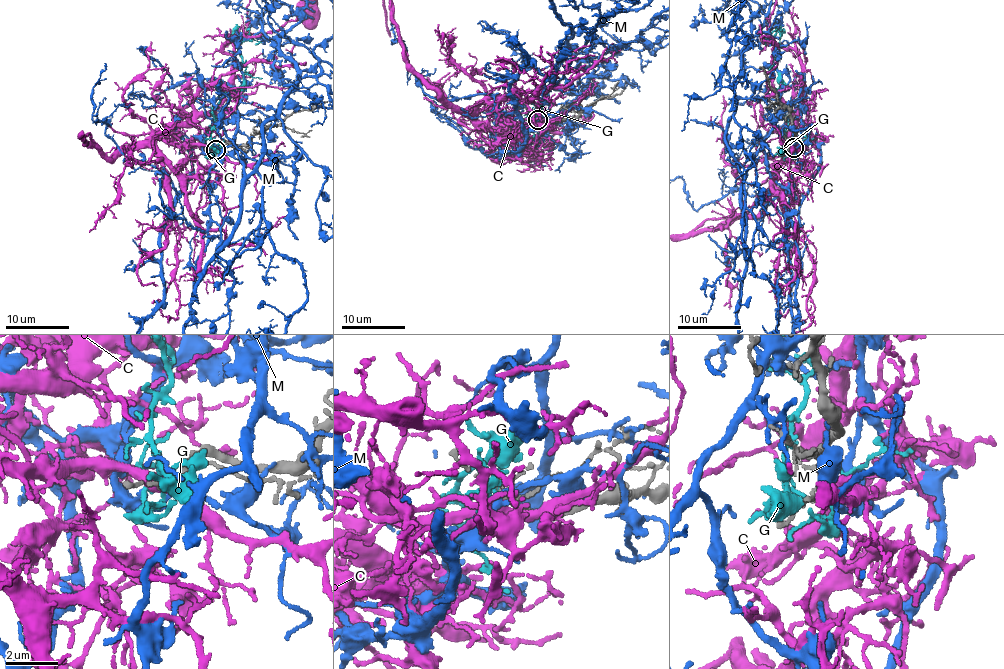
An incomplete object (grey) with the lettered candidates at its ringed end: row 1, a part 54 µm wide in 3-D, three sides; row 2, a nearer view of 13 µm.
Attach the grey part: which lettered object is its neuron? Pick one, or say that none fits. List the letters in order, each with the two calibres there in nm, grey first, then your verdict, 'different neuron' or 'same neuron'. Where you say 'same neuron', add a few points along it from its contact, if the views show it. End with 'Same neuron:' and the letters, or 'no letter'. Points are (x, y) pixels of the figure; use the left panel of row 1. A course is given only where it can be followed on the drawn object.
C: 180/440 nm | same neuron
G: 130/120 nm | different neuron
M: 200/190 nm | different neuron
Same neuron: C

